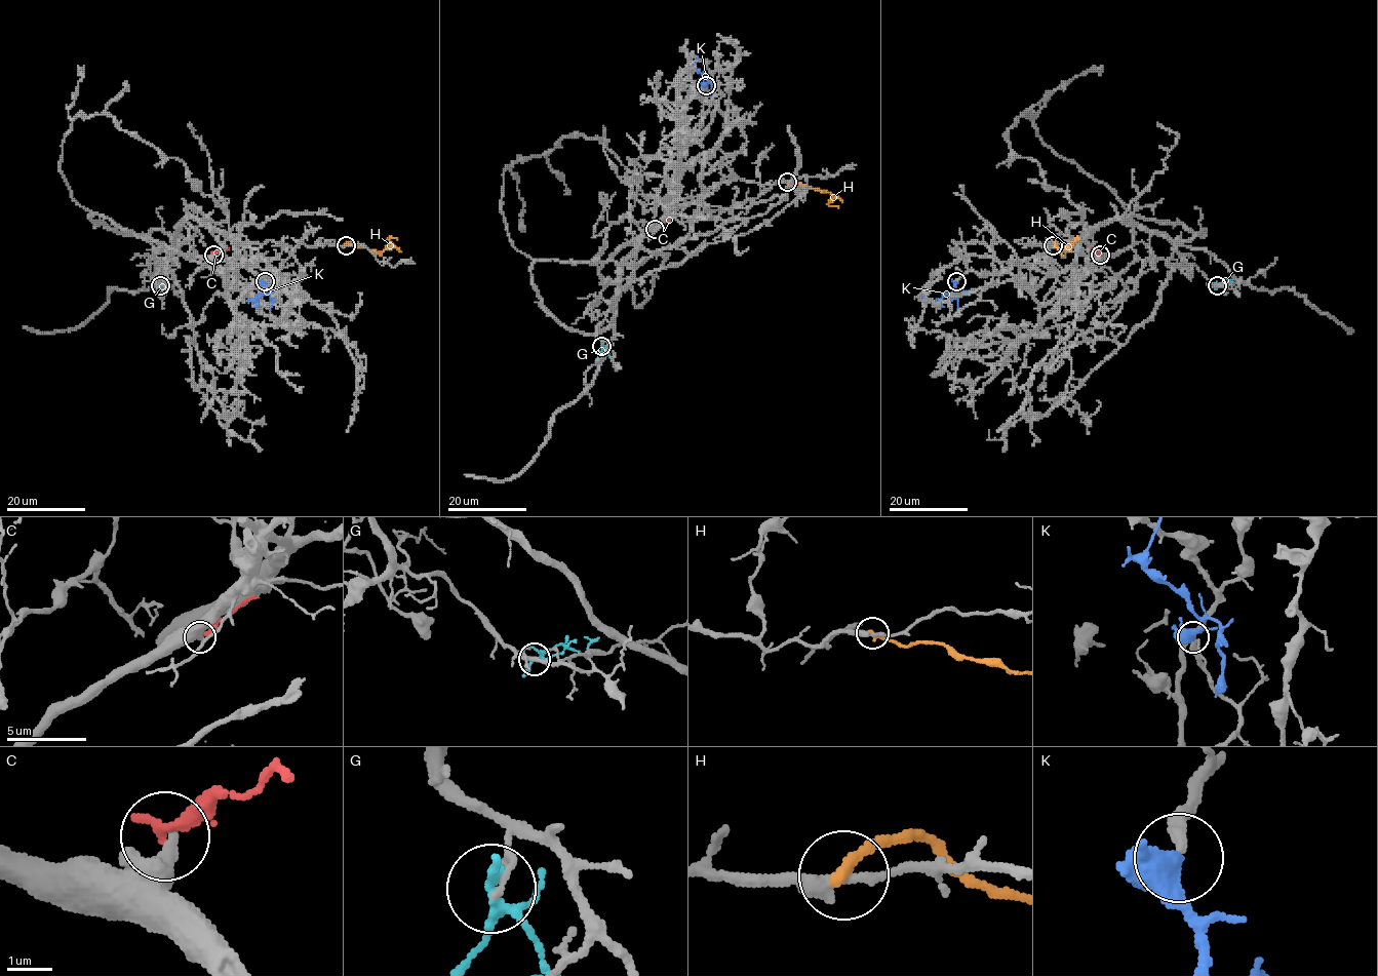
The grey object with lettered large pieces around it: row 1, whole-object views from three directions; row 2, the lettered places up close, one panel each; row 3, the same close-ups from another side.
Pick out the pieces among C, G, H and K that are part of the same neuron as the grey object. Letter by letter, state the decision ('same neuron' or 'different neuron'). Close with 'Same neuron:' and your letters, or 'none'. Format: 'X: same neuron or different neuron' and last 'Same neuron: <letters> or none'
C: different neuron
G: different neuron
H: different neuron
K: same neuron
Same neuron: K

